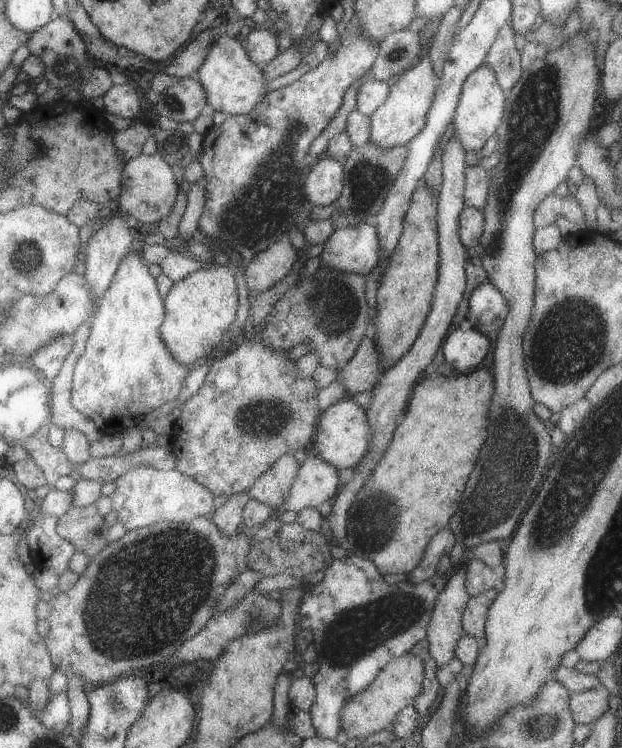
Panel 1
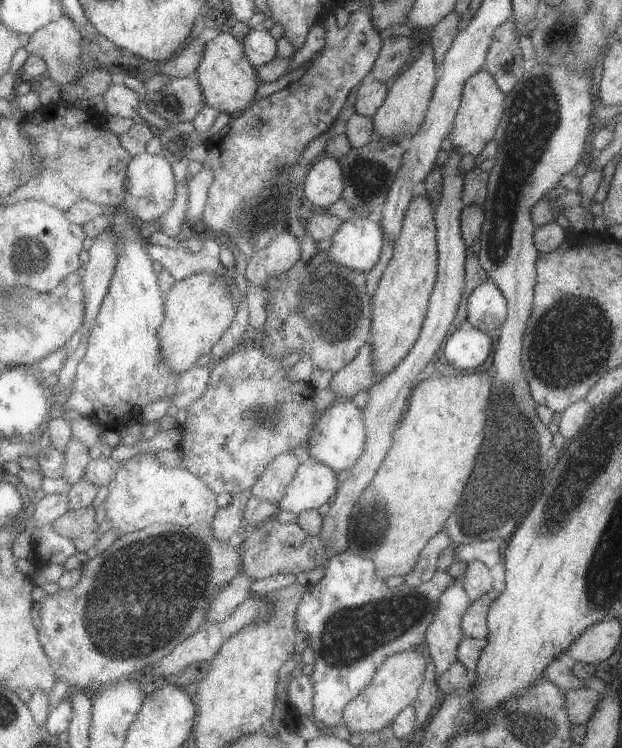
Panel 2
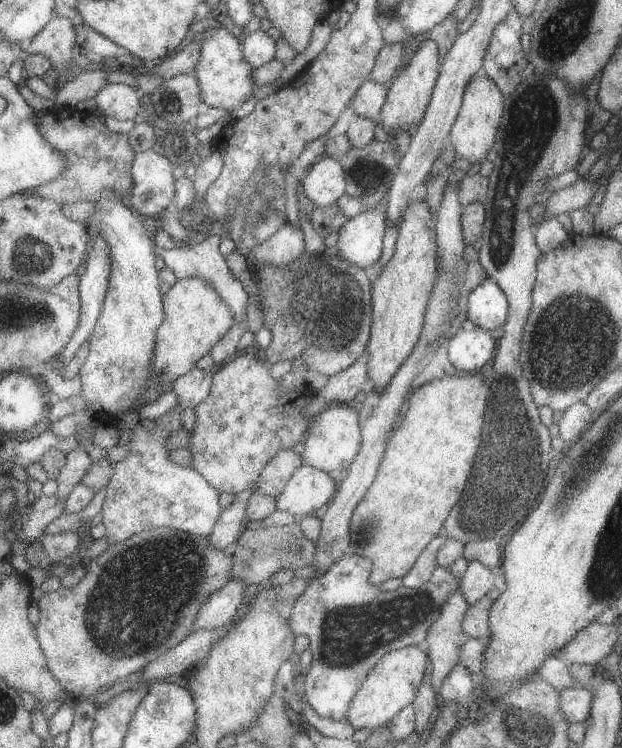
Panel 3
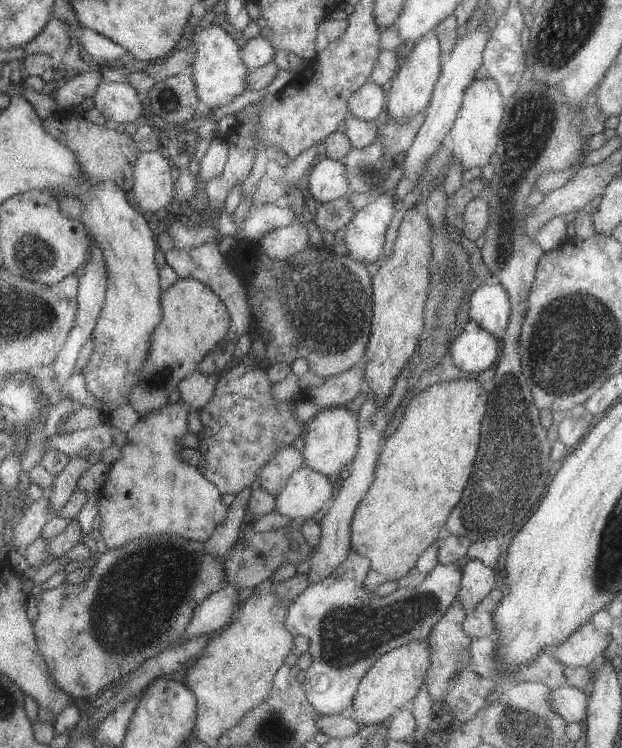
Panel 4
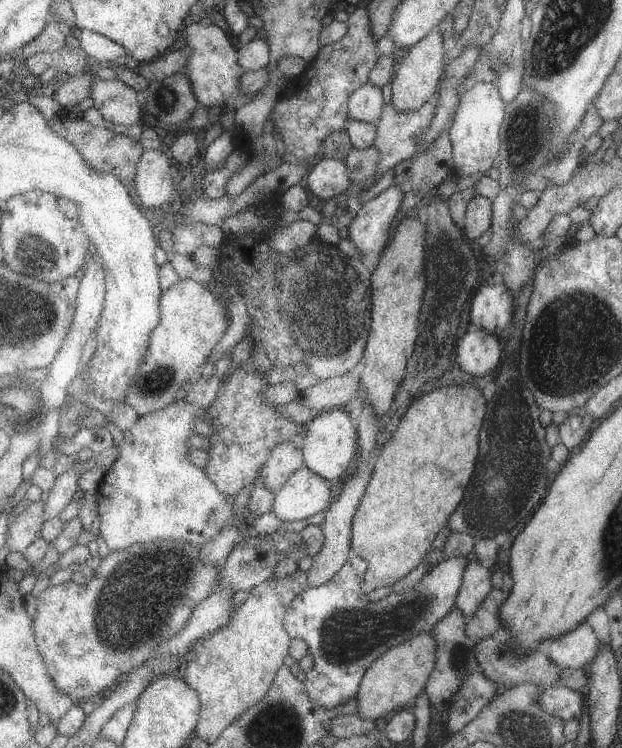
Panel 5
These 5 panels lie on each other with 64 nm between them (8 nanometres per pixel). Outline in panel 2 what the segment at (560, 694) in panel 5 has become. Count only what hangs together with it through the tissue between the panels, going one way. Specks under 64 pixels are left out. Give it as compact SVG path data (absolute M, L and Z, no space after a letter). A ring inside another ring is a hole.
M589 688L565 692L565 712L573 726L585 726L597 710L601 694Z

